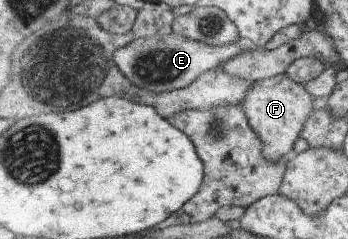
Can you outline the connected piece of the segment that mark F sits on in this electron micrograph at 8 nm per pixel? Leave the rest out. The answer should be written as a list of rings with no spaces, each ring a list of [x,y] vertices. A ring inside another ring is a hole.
[[[287,72],[259,80],[252,85],[242,103],[249,123],[263,140],[264,154],[267,159],[280,162],[285,156],[293,156],[293,145],[301,137],[305,122],[315,112],[314,98],[306,88],[306,84],[297,83],[287,75]]]

